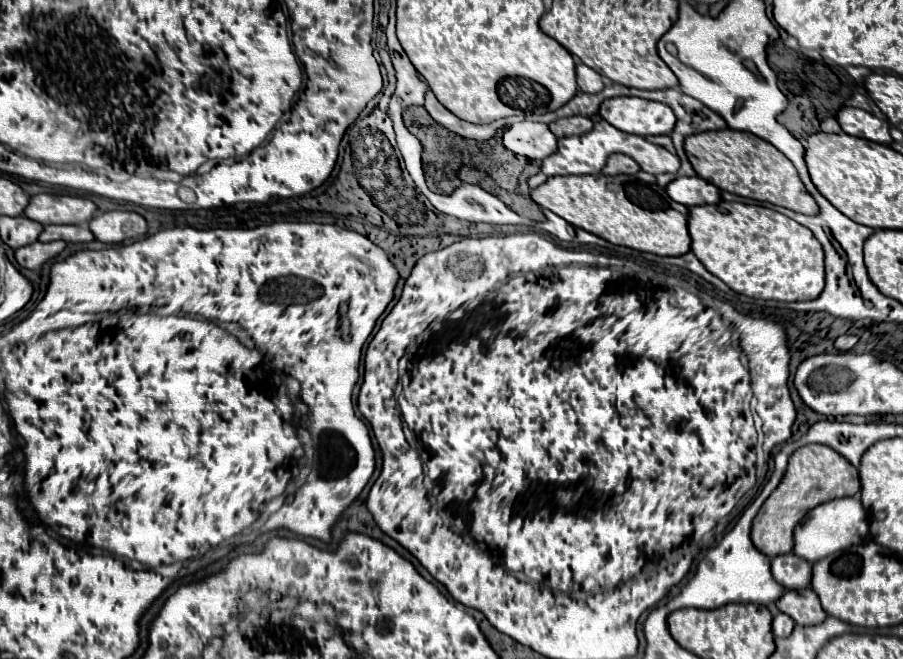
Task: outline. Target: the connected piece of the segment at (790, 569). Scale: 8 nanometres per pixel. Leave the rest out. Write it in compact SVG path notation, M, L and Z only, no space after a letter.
M794 553L778 555L772 559L772 575L786 589L804 589L812 579L812 565Z

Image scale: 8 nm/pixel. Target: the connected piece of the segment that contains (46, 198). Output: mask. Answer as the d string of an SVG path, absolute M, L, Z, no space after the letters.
M34 195L24 211L28 219L42 225L86 225L96 213L96 205L86 197L70 195Z

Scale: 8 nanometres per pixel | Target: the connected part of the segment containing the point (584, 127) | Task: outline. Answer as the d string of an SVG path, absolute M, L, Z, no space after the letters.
M568 117L568 119L558 119L550 123L550 131L556 137L570 137L570 135L584 135L594 127L594 123L588 117Z

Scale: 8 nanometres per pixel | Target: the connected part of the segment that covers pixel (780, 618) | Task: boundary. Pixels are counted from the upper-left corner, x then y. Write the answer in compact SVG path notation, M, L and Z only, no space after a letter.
M778 613L778 615L774 617L774 621L772 621L774 637L788 637L788 635L792 633L792 629L794 629L794 621L792 621L792 617L782 615L782 613Z

